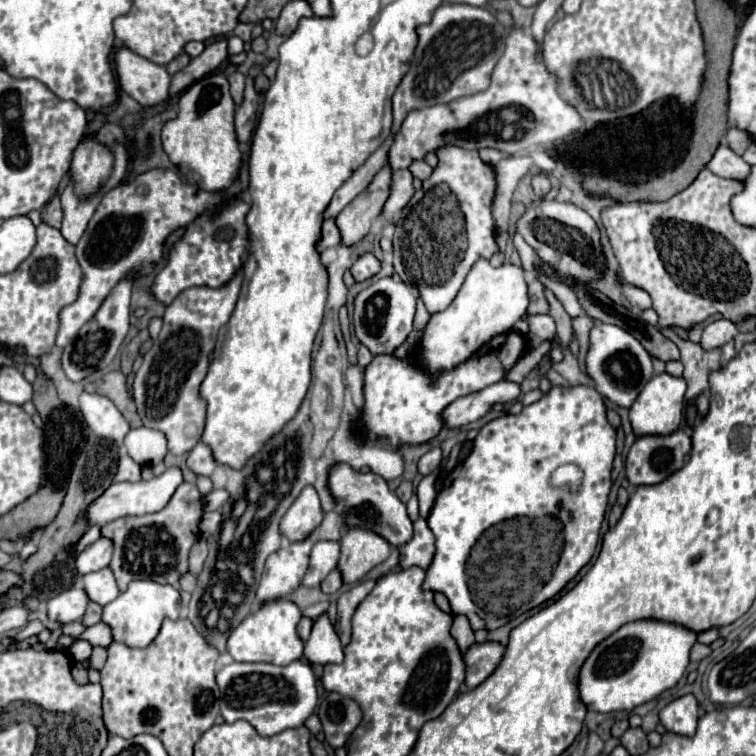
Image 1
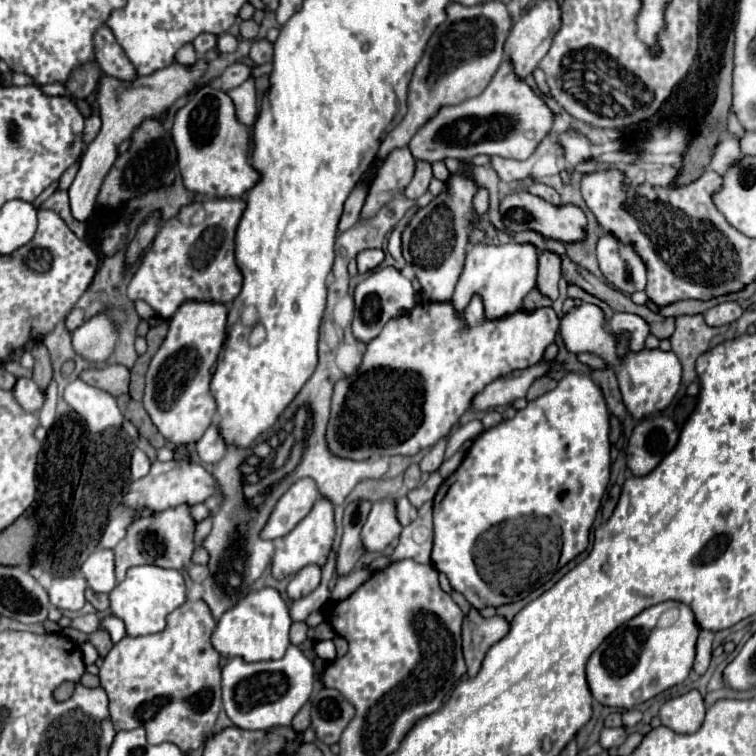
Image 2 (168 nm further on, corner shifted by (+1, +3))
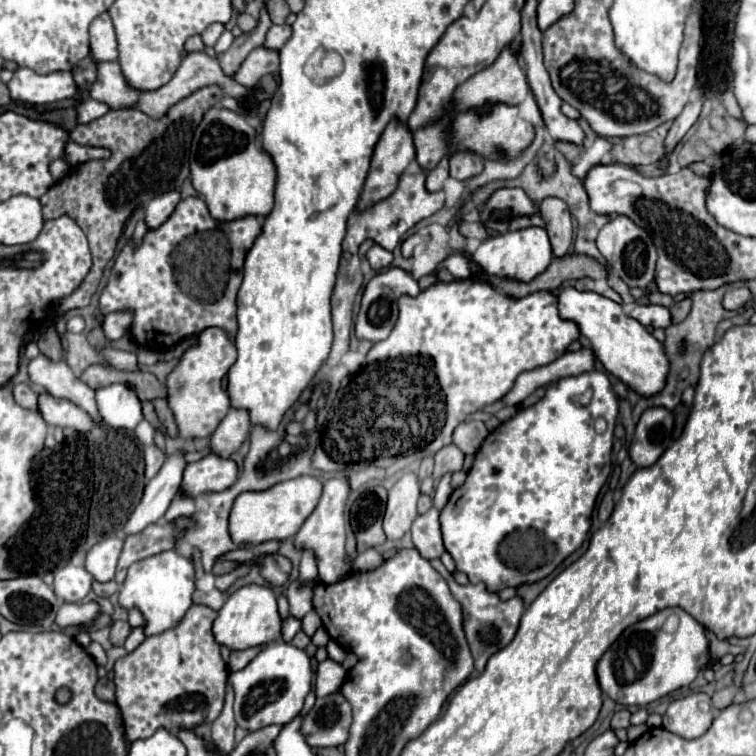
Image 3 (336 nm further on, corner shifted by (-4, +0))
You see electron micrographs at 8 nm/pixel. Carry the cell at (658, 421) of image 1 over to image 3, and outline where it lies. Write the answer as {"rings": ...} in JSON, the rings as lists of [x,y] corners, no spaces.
{"rings":[[[568,287],[560,289],[558,309],[562,319],[576,323],[580,333],[590,341],[596,359],[608,373],[622,379],[640,397],[652,397],[660,393],[664,379],[668,379],[668,355],[664,355],[664,345],[656,341],[656,337],[652,337],[636,319],[626,317],[622,305],[598,293],[580,293],[574,287]]]}

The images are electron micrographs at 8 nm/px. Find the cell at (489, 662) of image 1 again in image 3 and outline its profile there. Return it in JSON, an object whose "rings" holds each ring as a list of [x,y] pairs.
{"rings":[[[434,559],[430,563],[448,581],[448,587],[450,587],[454,599],[462,605],[466,639],[468,639],[468,645],[470,645],[470,651],[472,651],[472,657],[474,657],[476,671],[482,673],[488,657],[494,655],[496,651],[500,651],[502,647],[506,647],[512,641],[512,637],[516,635],[516,629],[518,629],[520,617],[522,617],[524,605],[522,605],[522,601],[518,597],[514,597],[510,601],[500,601],[498,595],[496,593],[488,593],[482,583],[478,583],[478,585],[470,585],[470,583],[468,585],[458,585],[454,581],[454,577],[444,569],[444,565],[440,563],[440,559]]]}

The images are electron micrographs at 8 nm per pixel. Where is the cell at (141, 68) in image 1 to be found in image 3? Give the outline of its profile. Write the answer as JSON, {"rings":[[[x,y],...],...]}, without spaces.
{"rings":[[[108,13],[96,17],[90,25],[90,53],[100,61],[118,61],[116,33]]]}

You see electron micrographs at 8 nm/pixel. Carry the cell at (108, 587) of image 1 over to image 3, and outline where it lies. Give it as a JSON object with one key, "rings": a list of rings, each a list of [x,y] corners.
{"rings":[[[108,537],[108,539],[96,543],[86,555],[86,571],[98,583],[112,581],[114,573],[116,573],[116,563],[118,563],[120,551],[122,551],[120,537]]]}

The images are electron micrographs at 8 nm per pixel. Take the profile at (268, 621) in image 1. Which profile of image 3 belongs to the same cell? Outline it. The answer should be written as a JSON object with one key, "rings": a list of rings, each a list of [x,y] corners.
{"rings":[[[248,585],[234,591],[224,607],[218,611],[218,619],[214,621],[214,637],[220,645],[228,647],[230,651],[242,651],[258,645],[268,645],[272,641],[282,639],[282,623],[276,595],[266,585]]]}

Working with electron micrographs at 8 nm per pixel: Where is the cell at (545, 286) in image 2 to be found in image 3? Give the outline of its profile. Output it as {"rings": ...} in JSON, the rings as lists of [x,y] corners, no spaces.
{"rings":[[[542,199],[540,201],[540,215],[548,221],[548,237],[552,245],[552,255],[560,259],[560,255],[566,255],[572,243],[572,221],[568,205],[562,199]]]}

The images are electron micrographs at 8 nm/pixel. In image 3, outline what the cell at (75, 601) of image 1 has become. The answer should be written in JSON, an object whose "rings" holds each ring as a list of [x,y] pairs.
{"rings":[[[66,565],[54,577],[54,593],[64,603],[80,603],[92,587],[92,575],[84,567]]]}

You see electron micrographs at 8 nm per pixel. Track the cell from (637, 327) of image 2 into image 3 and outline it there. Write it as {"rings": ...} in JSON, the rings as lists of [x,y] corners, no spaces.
{"rings":[[[636,305],[632,311],[630,311],[630,317],[640,321],[644,327],[652,327],[652,329],[658,329],[658,327],[668,327],[670,325],[670,311],[666,307],[660,307],[660,305]]]}

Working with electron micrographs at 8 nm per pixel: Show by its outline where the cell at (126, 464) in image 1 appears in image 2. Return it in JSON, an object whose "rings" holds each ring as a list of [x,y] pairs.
{"rings":[[[137,448],[137,450],[133,452],[133,458],[131,458],[131,474],[133,474],[133,478],[139,480],[139,478],[147,476],[149,468],[151,468],[151,460],[147,458],[147,454],[145,454],[143,450]]]}

